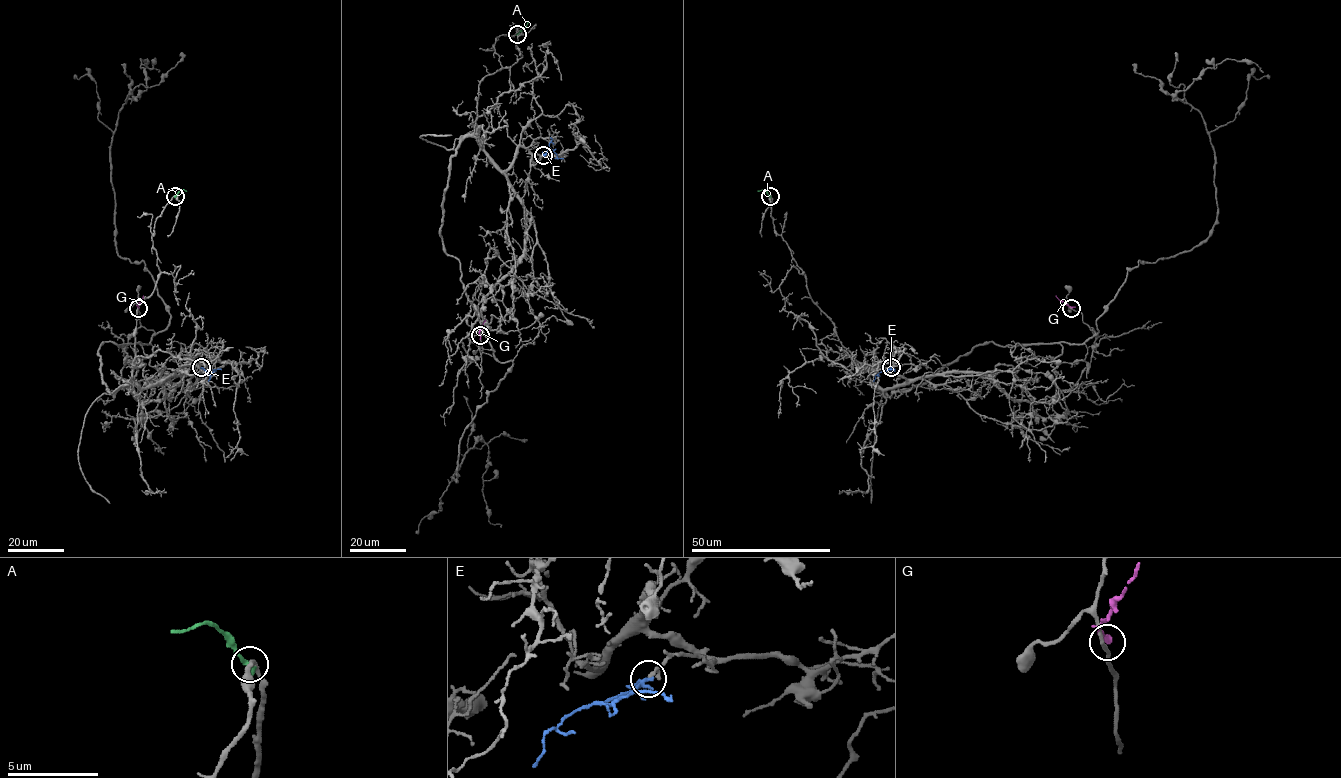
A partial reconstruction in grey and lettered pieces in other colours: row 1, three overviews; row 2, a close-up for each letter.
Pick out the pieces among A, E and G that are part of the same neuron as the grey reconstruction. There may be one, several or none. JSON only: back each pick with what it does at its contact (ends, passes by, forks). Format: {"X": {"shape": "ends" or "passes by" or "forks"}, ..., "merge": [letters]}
{"E": {"shape": "passes by"}, "merge": ["E"]}

